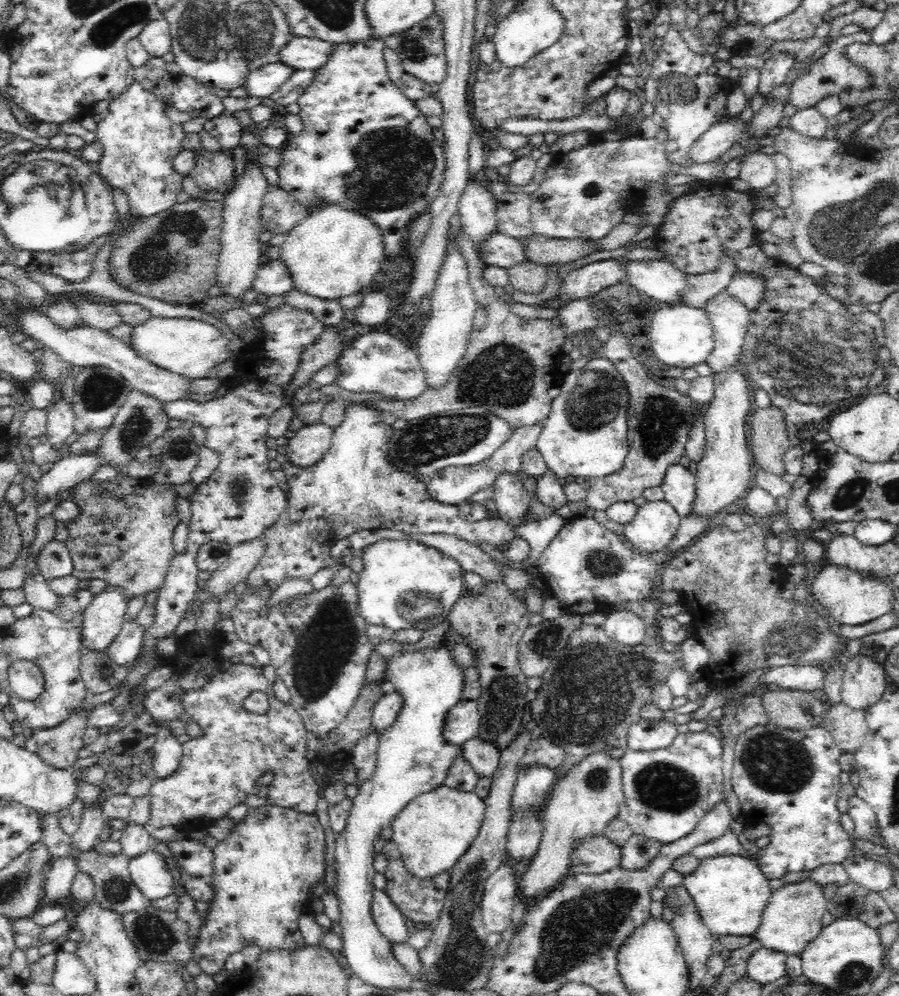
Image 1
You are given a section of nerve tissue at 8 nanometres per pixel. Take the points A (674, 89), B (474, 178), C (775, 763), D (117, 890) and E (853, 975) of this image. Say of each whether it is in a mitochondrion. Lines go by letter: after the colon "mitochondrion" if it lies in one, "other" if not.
A: mitochondrion
B: other
C: mitochondrion
D: mitochondrion
E: mitochondrion

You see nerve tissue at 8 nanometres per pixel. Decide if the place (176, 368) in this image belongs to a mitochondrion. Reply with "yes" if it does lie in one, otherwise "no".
no

